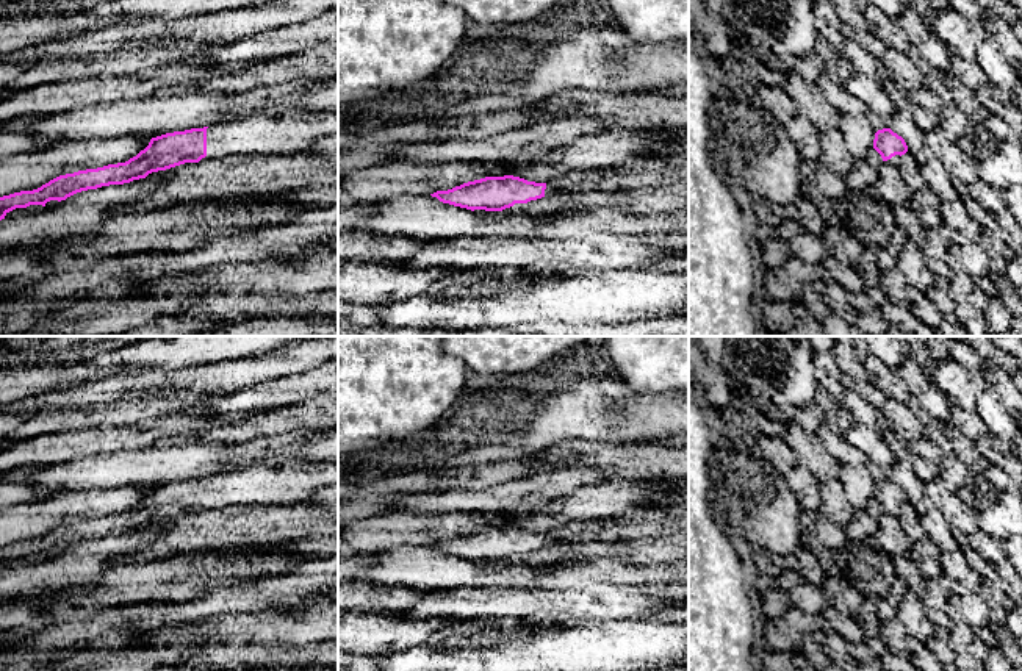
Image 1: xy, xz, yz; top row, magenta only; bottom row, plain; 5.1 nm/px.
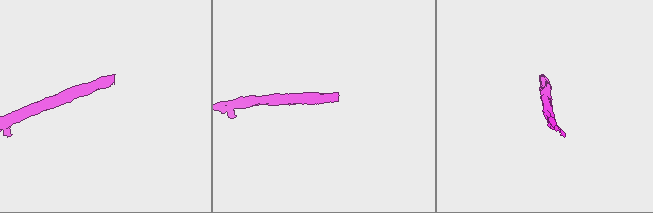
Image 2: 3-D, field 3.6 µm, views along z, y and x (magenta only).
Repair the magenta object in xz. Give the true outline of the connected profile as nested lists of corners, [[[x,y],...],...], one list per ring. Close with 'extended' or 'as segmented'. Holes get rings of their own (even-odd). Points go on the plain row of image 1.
[[[504,526],[468,532],[448,541],[437,541],[430,546],[437,547],[443,554],[471,562],[502,562],[515,554],[527,554],[559,543],[557,538],[546,533],[535,533],[520,527]]]; extended

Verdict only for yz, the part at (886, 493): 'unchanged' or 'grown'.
grown

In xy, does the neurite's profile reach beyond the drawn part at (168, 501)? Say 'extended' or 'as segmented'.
extended

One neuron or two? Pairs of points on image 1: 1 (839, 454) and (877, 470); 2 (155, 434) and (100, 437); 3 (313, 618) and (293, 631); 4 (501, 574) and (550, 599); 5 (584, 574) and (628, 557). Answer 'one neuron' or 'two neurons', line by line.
1: two neurons
2: one neuron
3: one neuron
4: two neurons
5: two neurons

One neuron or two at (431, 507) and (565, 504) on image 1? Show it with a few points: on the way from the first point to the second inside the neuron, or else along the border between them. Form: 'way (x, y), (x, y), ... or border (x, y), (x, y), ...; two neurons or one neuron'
border (578, 488), (540, 505); two neurons

